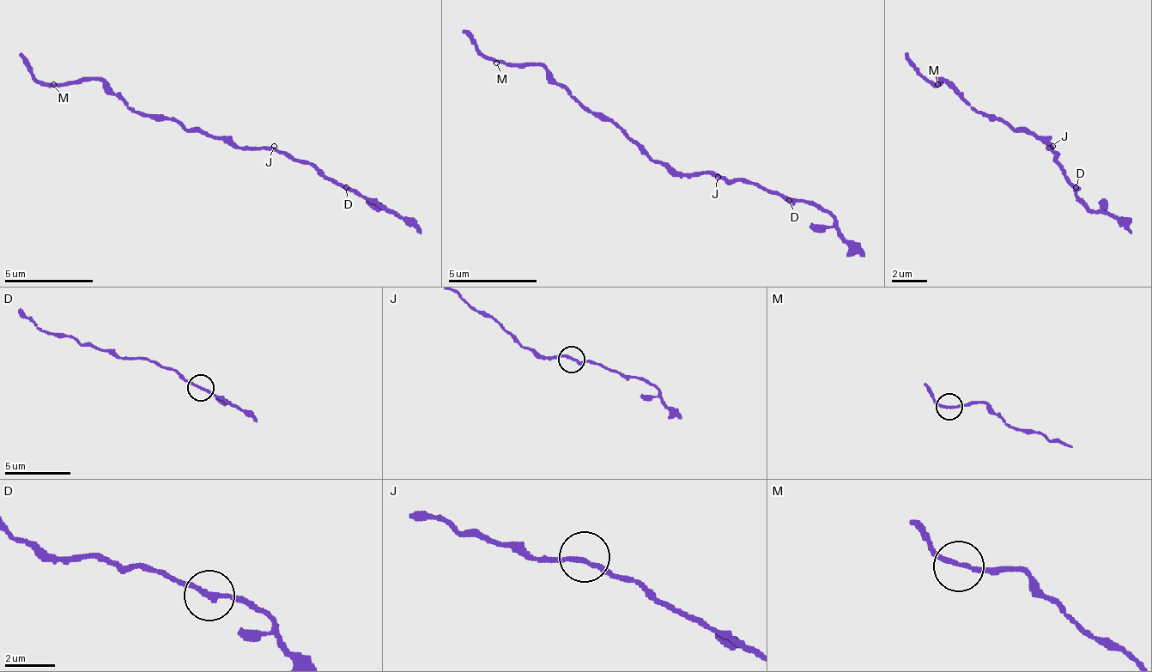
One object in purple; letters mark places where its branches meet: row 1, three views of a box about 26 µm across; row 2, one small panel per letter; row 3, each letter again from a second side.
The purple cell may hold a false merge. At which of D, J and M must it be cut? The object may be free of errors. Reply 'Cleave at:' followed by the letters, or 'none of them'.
Cleave at: D

